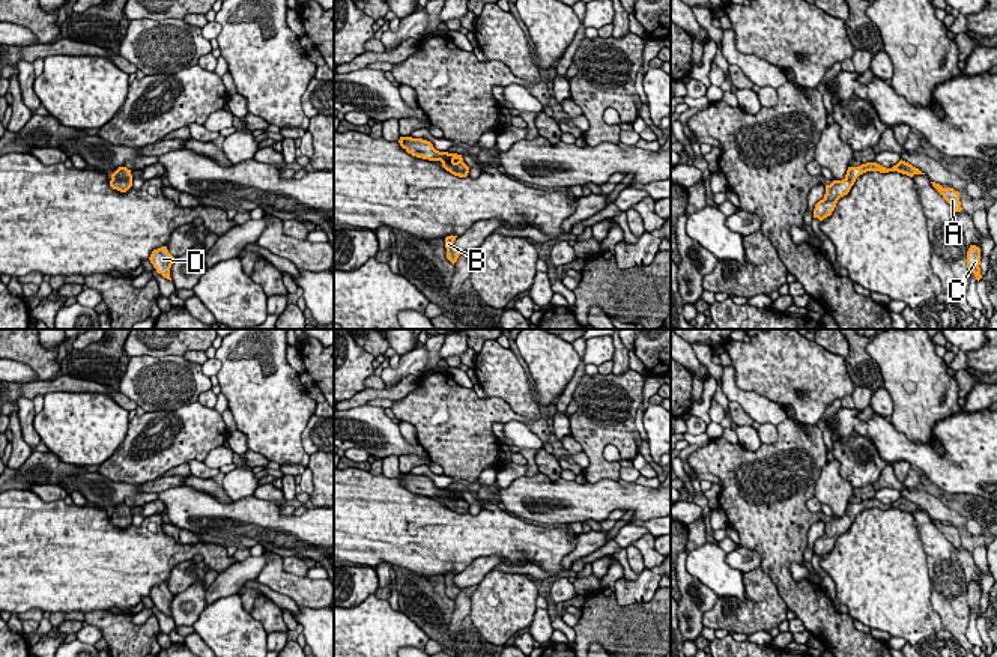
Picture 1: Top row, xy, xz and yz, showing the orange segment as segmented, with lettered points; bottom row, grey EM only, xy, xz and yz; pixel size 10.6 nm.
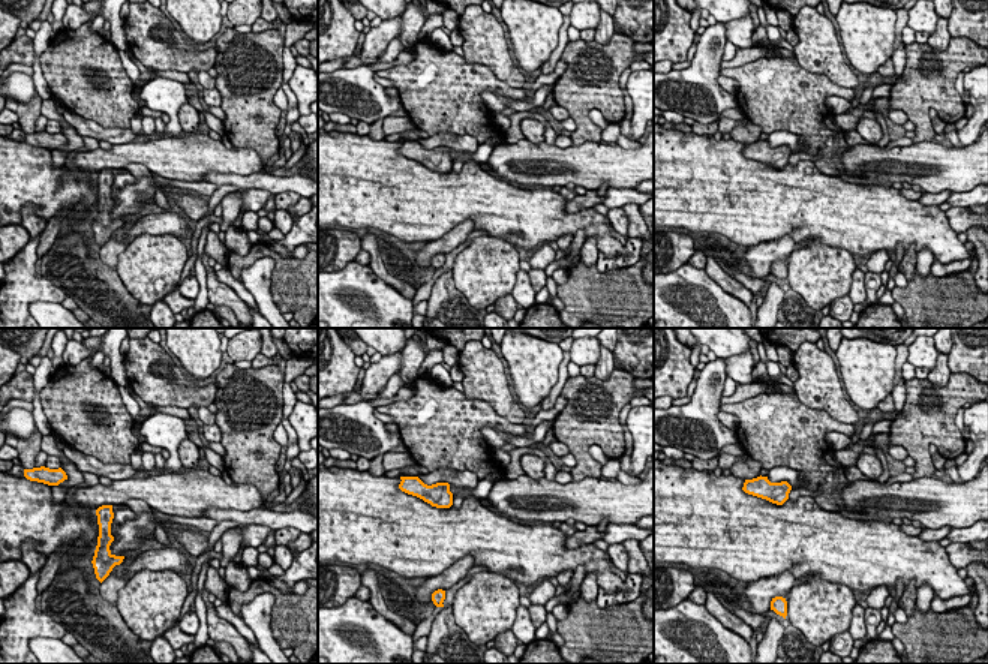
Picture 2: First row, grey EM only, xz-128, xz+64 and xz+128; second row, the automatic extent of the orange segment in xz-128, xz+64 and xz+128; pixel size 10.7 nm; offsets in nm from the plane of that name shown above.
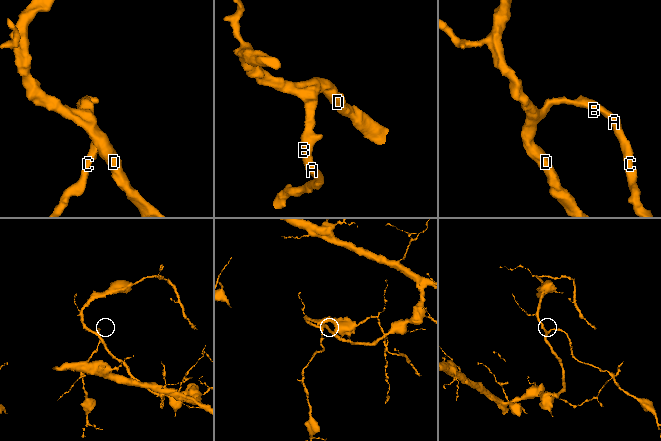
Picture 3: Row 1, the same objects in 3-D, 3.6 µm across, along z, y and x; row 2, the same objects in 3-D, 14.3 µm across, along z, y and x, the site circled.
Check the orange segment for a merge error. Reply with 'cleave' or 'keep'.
keep

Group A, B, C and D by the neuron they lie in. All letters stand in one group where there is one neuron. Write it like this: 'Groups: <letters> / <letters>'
Groups: A B C D

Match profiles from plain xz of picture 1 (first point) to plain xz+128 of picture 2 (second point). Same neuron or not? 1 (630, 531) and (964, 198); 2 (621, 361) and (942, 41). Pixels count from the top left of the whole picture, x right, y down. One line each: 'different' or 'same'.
1: same
2: same

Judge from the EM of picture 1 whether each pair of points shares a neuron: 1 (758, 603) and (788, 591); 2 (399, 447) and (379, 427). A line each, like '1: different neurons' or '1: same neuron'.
1: different neurons
2: same neuron

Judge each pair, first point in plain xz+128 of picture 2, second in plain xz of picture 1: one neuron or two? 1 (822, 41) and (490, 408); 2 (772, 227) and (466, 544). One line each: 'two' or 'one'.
1: two
2: one

